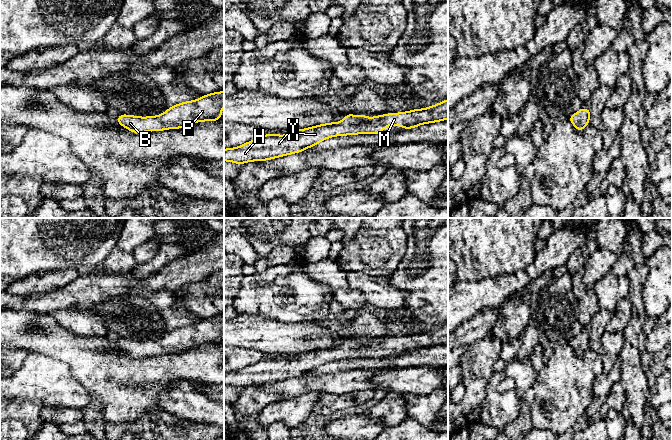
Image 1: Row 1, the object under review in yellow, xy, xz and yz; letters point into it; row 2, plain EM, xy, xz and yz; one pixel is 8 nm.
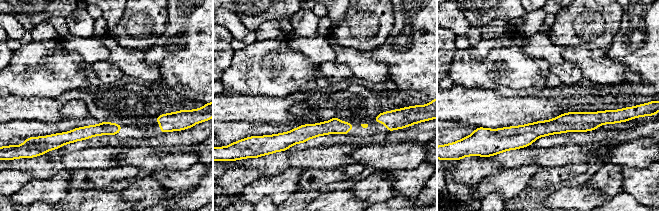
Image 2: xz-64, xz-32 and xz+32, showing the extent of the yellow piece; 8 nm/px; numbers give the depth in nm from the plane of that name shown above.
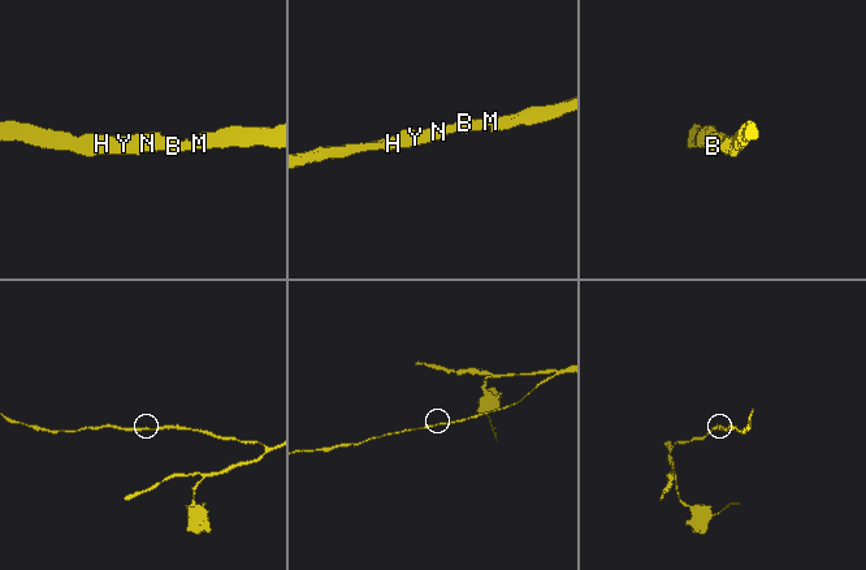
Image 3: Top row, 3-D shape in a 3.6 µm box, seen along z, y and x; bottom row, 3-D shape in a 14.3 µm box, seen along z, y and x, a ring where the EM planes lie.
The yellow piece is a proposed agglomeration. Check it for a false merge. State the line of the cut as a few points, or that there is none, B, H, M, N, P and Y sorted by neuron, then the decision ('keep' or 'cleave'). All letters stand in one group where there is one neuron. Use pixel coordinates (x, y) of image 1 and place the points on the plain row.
no cut; B H M N P Y; keep

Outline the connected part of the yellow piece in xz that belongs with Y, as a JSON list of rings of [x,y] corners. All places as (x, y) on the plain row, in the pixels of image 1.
[[[448,323],[435,330],[375,341],[347,338],[341,346],[298,353],[287,359],[266,358],[235,372],[224,373],[224,385],[243,388],[299,377],[334,360],[381,358],[389,349],[404,353],[448,343]]]

